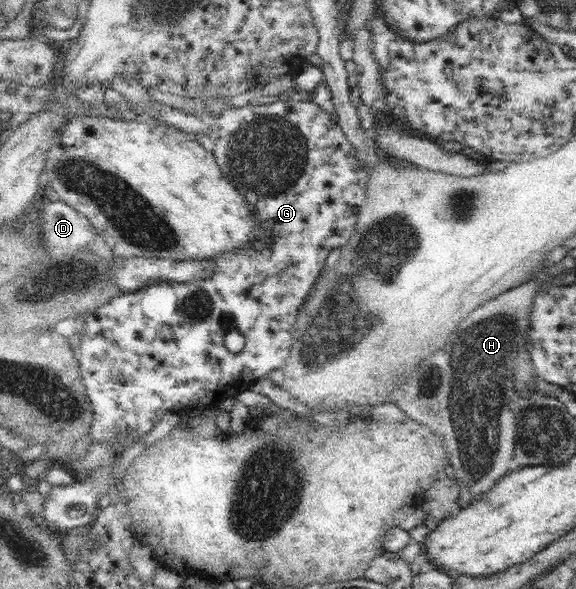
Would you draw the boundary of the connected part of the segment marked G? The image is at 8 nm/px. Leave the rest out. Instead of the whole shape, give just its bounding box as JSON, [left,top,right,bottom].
[79,96,368,441]

